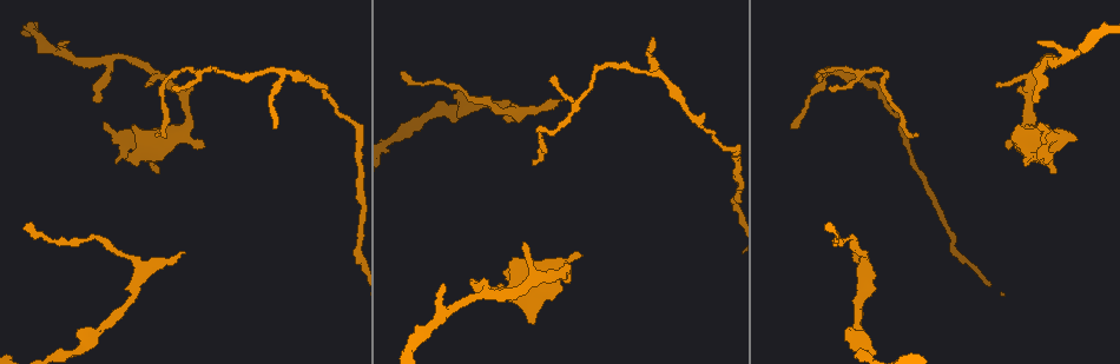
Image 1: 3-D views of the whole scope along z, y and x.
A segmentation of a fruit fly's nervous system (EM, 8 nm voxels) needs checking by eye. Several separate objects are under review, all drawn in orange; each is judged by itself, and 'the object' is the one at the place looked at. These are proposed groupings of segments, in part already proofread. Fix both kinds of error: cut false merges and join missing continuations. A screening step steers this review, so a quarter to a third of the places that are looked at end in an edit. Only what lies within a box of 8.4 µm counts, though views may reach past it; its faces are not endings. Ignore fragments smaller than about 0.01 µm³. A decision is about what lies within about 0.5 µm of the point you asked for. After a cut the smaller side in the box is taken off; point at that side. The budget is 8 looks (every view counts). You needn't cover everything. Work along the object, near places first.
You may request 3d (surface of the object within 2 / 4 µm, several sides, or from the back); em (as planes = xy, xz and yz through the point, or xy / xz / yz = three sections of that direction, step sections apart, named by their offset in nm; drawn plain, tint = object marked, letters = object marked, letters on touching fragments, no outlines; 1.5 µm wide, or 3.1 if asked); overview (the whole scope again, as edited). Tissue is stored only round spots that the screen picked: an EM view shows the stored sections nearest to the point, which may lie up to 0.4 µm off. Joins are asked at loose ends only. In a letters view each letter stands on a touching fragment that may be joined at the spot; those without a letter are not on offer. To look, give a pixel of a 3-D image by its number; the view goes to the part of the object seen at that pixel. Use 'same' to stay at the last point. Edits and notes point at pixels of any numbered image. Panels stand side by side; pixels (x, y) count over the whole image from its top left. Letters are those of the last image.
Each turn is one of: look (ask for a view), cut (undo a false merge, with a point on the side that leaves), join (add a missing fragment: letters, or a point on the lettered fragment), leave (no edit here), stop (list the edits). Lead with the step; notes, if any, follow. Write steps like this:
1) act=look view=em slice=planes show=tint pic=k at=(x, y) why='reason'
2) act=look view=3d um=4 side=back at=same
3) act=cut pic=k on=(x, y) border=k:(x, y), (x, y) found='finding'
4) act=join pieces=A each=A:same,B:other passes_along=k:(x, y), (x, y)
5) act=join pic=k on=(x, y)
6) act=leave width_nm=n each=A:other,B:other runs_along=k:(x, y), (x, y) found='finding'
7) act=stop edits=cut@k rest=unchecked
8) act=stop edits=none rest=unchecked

act=look view=em slice=xz step=8 show=letters pic=1 at=(653, 40) why='an open end'

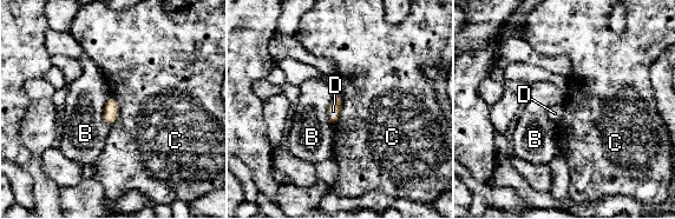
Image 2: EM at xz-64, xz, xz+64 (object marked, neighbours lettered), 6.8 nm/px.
act=look view=em slice=xy step=4 show=letters at=same why='another direction'

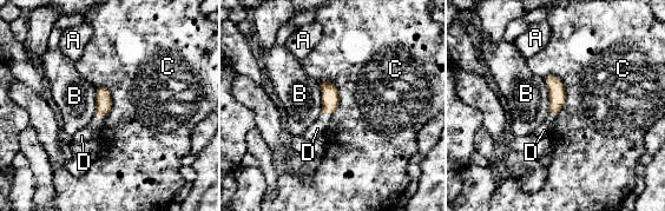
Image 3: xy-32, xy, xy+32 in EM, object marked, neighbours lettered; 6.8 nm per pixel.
act=join pieces=D width_nm=110 each=A:other,B:other,C:other,D:same found='it goes on there'

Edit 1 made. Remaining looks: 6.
act=look view=overview

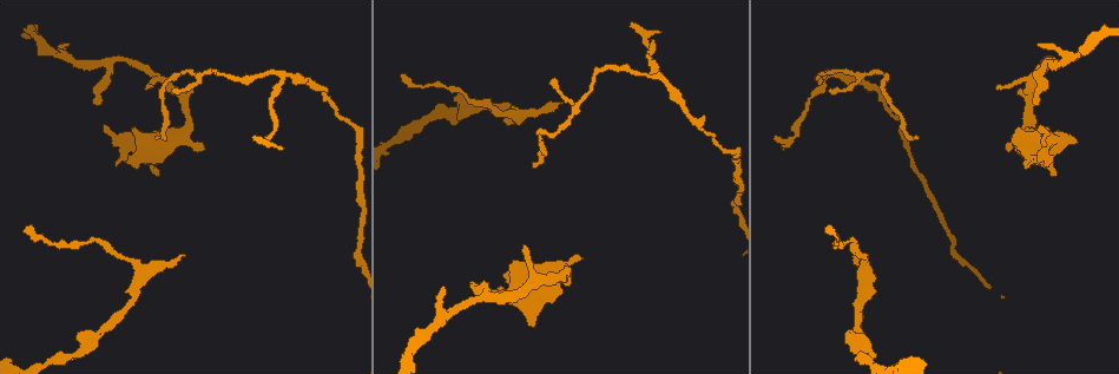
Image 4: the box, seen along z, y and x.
act=look view=em slice=xz step=8 show=letters pic=4 at=(1009, 143) why='free end'

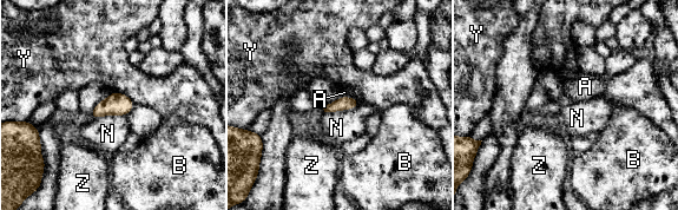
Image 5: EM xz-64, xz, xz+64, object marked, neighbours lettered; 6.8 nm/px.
act=look view=em slice=planes show=letters at=same why='cut it another way'

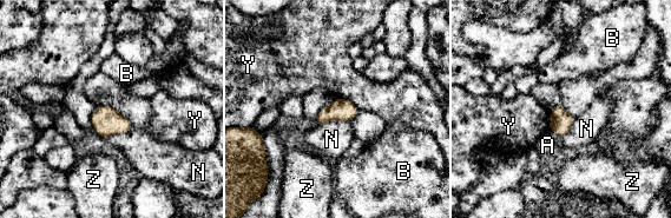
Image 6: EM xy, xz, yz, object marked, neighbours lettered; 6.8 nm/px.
act=leave longest_contact=N:240nm each=A:other,B:other,N:other,Y:other,Z:other found='no lettered fragment goes on from it'

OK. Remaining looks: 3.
act=look view=em slice=planes show=letters pic=4 at=(31, 224) why='tapers out'

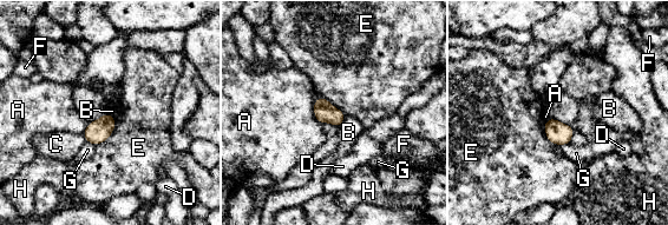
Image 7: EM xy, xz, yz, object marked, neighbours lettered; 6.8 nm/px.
act=leave each=A:other,B:other,C:other,D:other,E:other,F:other,G:other,H:other border=7:(345, 116), (336, 127) found='none of them fits'

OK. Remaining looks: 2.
act=stop edits=join@3 rest=unchecked

